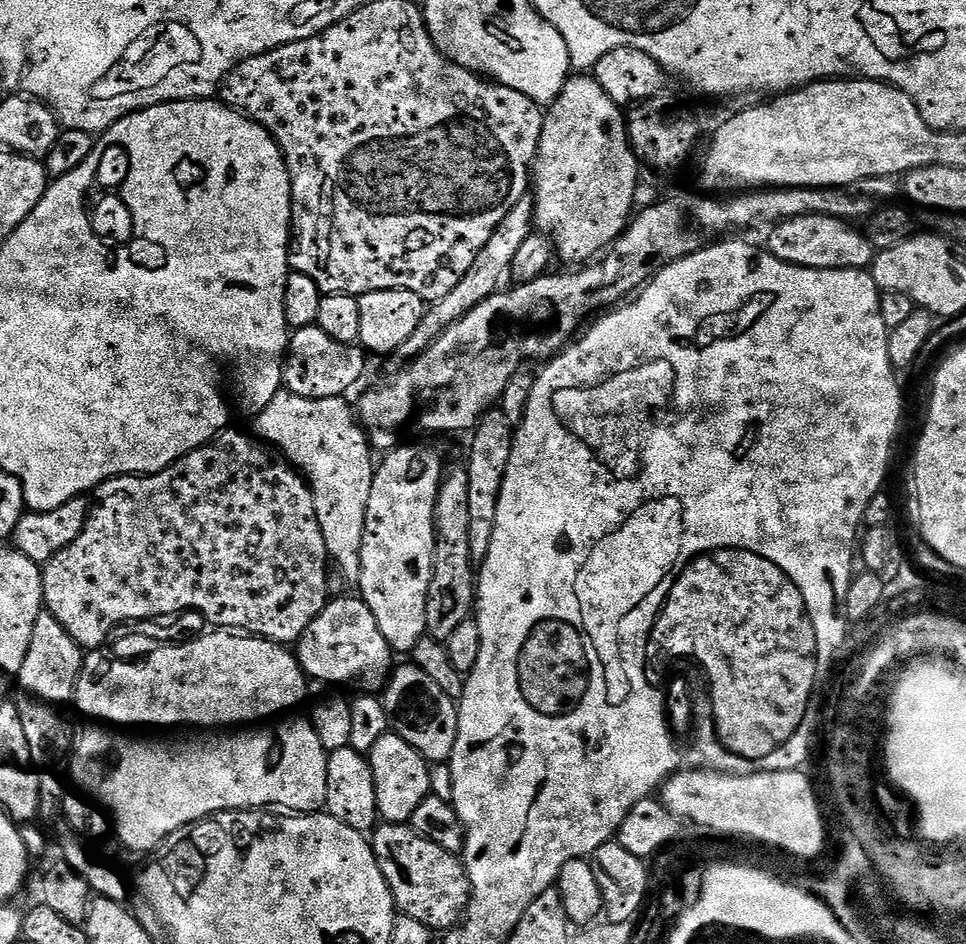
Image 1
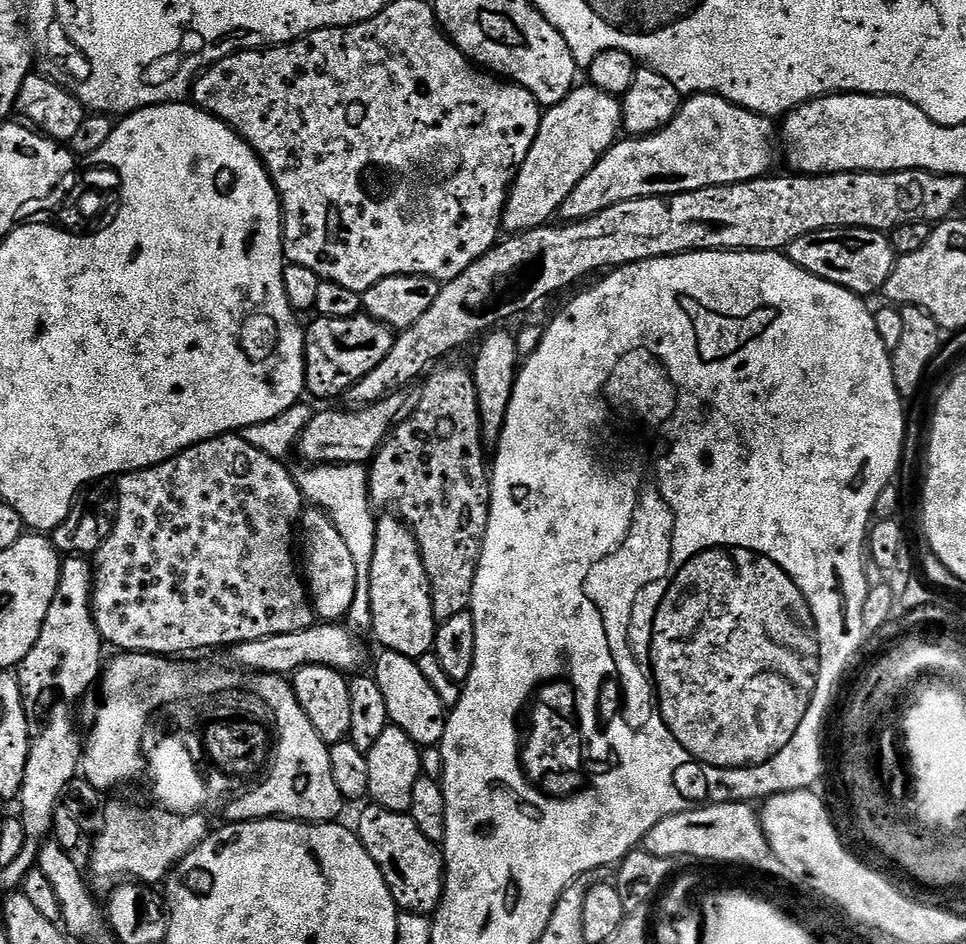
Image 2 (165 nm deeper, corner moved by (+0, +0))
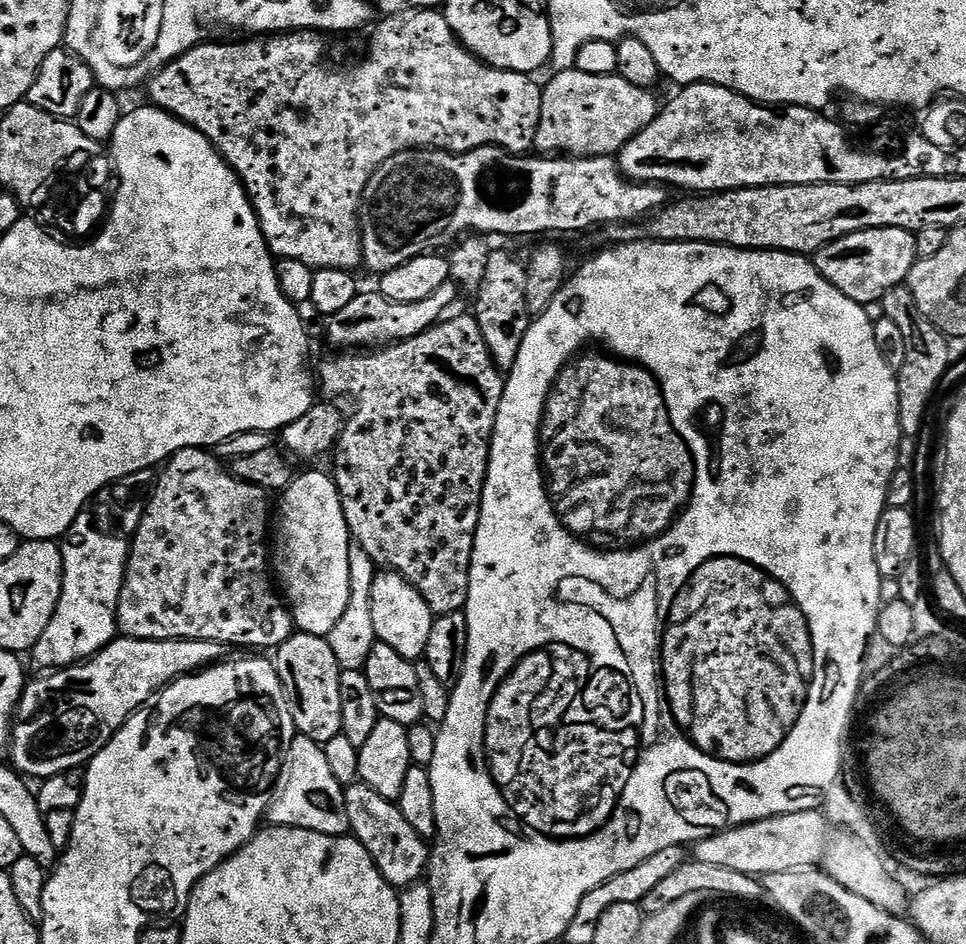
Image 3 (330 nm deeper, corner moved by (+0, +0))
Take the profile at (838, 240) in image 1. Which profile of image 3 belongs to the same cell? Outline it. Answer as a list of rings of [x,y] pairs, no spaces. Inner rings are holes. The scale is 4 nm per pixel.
[[[871,228],[846,234],[814,253],[822,278],[846,294],[846,298],[865,306],[883,301],[889,290],[901,287],[917,259],[916,237],[904,228]]]

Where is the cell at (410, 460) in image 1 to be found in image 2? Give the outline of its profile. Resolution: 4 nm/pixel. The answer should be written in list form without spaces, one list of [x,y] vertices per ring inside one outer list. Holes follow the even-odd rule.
[[[395,514],[389,516],[381,515],[376,522],[376,537],[374,538],[374,562],[370,562],[370,610],[372,611],[371,635],[376,635],[376,640],[381,645],[381,649],[397,652],[403,656],[408,656],[414,661],[419,661],[420,657],[432,651],[432,643],[436,637],[436,625],[438,621],[434,618],[434,606],[432,605],[432,591],[430,590],[430,582],[426,574],[426,566],[422,562],[422,554],[418,542],[414,538],[414,534],[409,530],[408,525]]]

